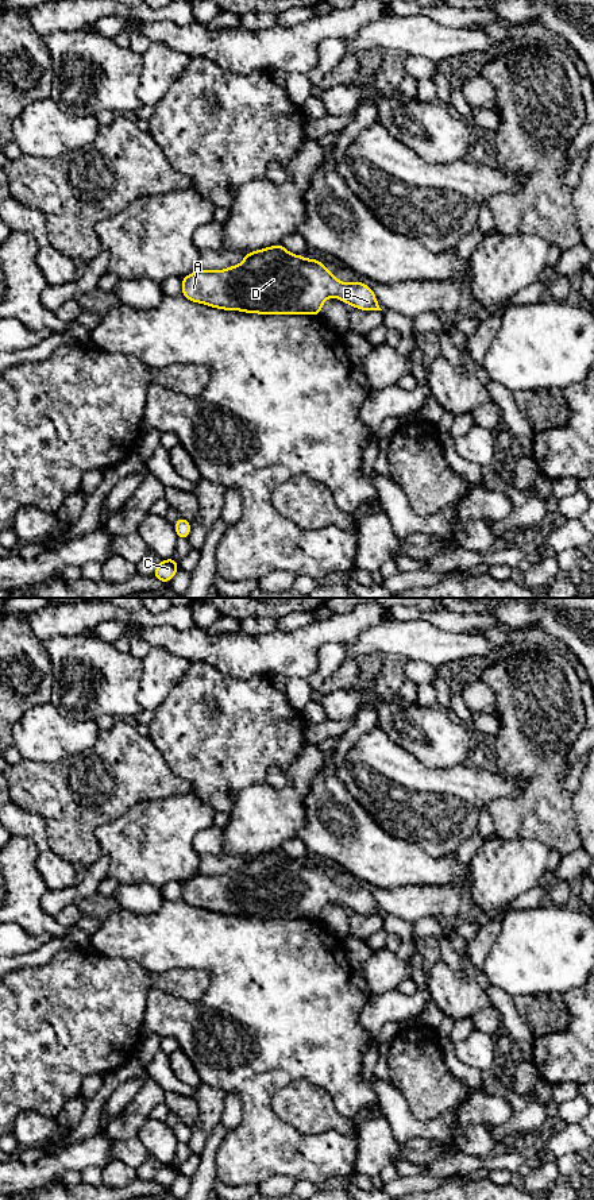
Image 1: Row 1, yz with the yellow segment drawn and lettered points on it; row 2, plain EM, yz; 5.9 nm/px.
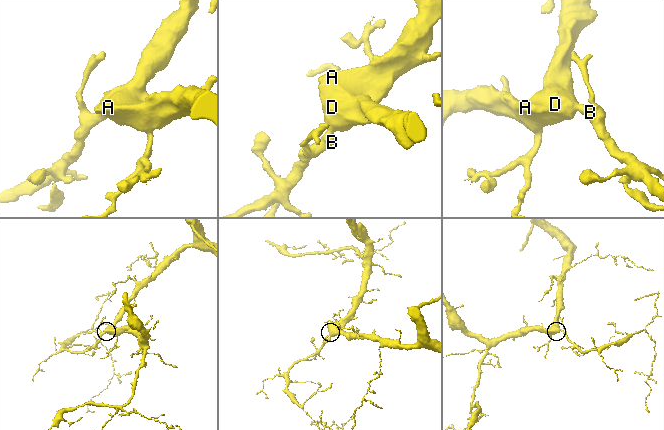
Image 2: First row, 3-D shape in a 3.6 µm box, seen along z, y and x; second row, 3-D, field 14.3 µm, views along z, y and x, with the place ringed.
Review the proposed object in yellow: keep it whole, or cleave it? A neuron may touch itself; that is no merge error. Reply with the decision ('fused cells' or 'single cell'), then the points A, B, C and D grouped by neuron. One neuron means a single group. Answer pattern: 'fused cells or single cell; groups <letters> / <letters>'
single cell; groups A B C D

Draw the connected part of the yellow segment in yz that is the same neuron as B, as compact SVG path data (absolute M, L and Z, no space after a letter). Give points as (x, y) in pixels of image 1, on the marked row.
M281 244L244 254L242 263L225 270L196 270L182 278L182 297L224 310L259 315L319 316L324 301L332 297L360 310L382 310L370 286L359 281L340 282L323 262L290 254Z

